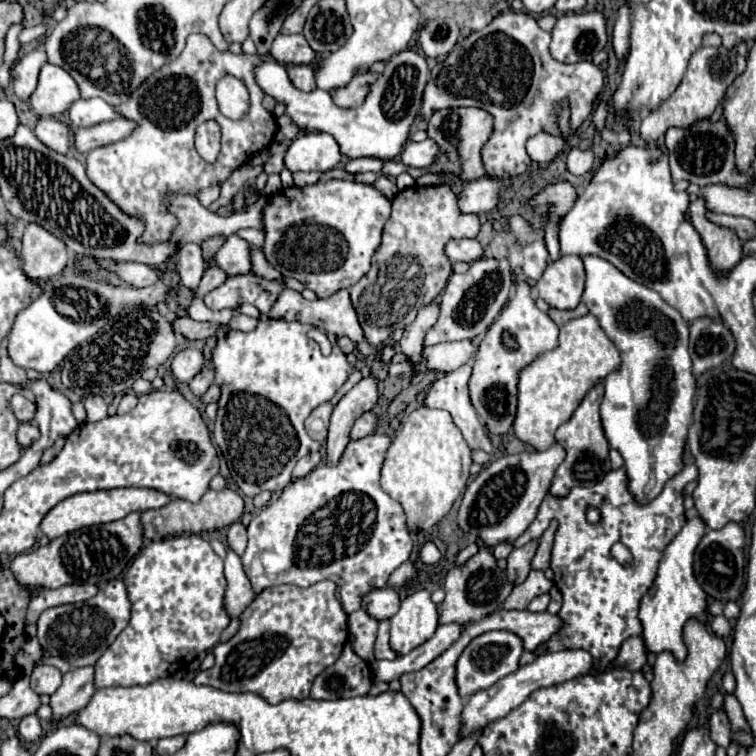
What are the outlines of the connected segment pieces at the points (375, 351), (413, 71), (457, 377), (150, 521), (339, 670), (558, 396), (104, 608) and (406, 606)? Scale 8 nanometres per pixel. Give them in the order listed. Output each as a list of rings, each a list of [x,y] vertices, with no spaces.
[[[284,290],[284,292],[280,294],[280,300],[276,300],[276,304],[272,306],[270,318],[298,320],[298,322],[302,322],[302,324],[316,326],[316,328],[326,330],[326,332],[332,332],[332,334],[336,334],[336,336],[348,336],[348,338],[356,344],[358,352],[360,352],[366,360],[372,360],[372,362],[382,362],[382,364],[386,364],[386,366],[390,366],[390,364],[400,364],[400,362],[410,362],[410,358],[408,358],[404,352],[400,352],[400,350],[390,358],[390,362],[384,362],[384,360],[382,360],[380,348],[378,348],[378,346],[372,346],[372,344],[366,340],[364,332],[362,332],[362,326],[360,326],[360,322],[358,322],[356,310],[354,310],[354,306],[352,306],[352,302],[350,302],[348,290],[340,290],[340,292],[336,292],[334,296],[330,296],[330,298],[326,298],[326,300],[320,300],[320,298],[318,298],[318,300],[314,300],[314,302],[302,298],[302,294],[298,294],[298,292]]]
[[[402,50],[394,54],[390,60],[386,60],[386,66],[380,74],[380,78],[370,86],[370,92],[362,106],[356,110],[344,110],[334,106],[330,92],[324,90],[312,90],[310,94],[300,92],[292,86],[286,68],[274,60],[262,62],[256,68],[256,82],[260,88],[274,96],[278,102],[286,104],[286,114],[304,130],[318,130],[334,136],[334,140],[340,144],[340,152],[348,158],[362,158],[362,156],[374,156],[380,160],[398,158],[402,152],[404,142],[408,140],[410,126],[414,124],[422,100],[422,92],[426,86],[426,80],[430,76],[430,68],[426,64],[426,58],[414,50]]]
[[[464,364],[462,368],[434,380],[434,384],[426,392],[426,398],[422,400],[422,406],[450,412],[454,424],[460,428],[468,446],[482,448],[488,454],[492,454],[492,442],[484,432],[484,426],[480,424],[476,410],[472,408],[468,398],[470,376],[472,376],[472,364]]]
[[[228,488],[222,490],[222,492],[208,490],[198,504],[192,504],[192,502],[180,500],[180,498],[172,498],[170,504],[166,504],[164,508],[142,512],[144,538],[158,542],[158,540],[162,540],[162,538],[176,536],[176,534],[214,532],[214,530],[220,530],[220,528],[226,528],[226,526],[238,522],[242,514],[244,514],[244,500],[242,500],[236,492],[232,492],[232,490],[228,490]]]
[[[346,644],[336,664],[328,666],[312,684],[310,696],[318,700],[338,700],[368,694],[372,684],[370,668]]]
[[[592,314],[564,324],[560,328],[558,342],[558,348],[542,354],[528,368],[524,368],[518,380],[514,434],[534,450],[548,450],[554,444],[554,432],[560,424],[572,418],[572,412],[576,412],[588,390],[594,384],[604,382],[608,374],[618,372],[622,364],[616,346],[606,338]]]
[[[110,580],[94,598],[78,604],[64,604],[48,608],[38,618],[38,640],[42,648],[64,658],[72,668],[94,666],[96,660],[108,650],[116,636],[128,626],[130,600],[124,580]]]
[[[418,590],[410,594],[396,616],[390,620],[390,646],[404,656],[416,646],[424,644],[438,626],[438,610],[430,600],[430,592]]]

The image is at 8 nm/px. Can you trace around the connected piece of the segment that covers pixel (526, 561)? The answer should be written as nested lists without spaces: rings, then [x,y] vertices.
[[[532,540],[522,548],[514,548],[508,556],[508,566],[506,566],[506,578],[510,584],[518,586],[526,580],[528,572],[530,572],[530,562],[534,558],[534,552],[538,548],[538,542]]]

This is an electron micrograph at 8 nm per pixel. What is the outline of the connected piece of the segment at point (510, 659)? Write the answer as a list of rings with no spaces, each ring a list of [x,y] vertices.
[[[492,630],[474,638],[464,648],[464,652],[456,662],[456,686],[458,686],[460,698],[468,698],[478,690],[486,690],[492,684],[496,684],[500,678],[512,674],[518,668],[518,660],[522,652],[524,652],[522,640],[516,634],[506,630]]]

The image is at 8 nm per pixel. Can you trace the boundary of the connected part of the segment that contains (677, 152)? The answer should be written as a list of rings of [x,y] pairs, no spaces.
[[[700,120],[690,128],[670,128],[666,132],[666,146],[670,150],[672,176],[688,176],[688,182],[706,186],[712,182],[724,182],[732,186],[750,186],[748,174],[738,174],[734,166],[734,140],[728,126],[718,120]]]

